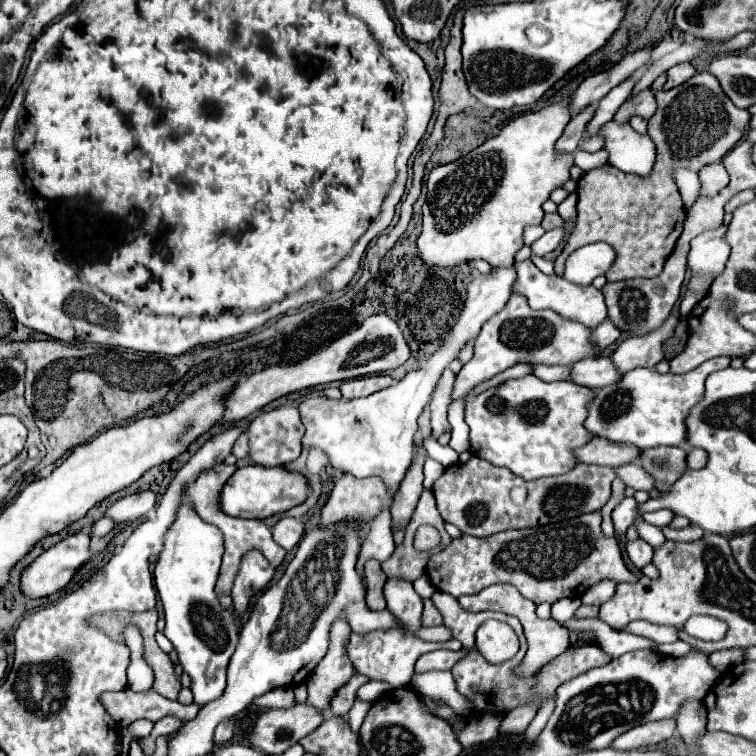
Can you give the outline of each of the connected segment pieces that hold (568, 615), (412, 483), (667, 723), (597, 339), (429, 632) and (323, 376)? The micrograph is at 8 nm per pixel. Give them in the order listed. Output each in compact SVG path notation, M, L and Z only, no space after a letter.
M561 598L557 602L553 602L551 608L551 618L553 620L571 620L575 610L581 606L579 598Z
M417 450L417 456L415 456L411 468L407 470L407 476L401 482L401 488L395 494L395 500L391 504L393 530L405 528L413 516L417 500L423 492L423 462L425 462L425 450Z
M663 720L663 722L649 722L643 726L635 726L621 736L617 736L611 742L611 748L615 750L633 750L643 748L651 744L659 744L663 740L669 740L675 734L675 720Z
M605 318L603 324L599 324L599 326L593 330L593 342L595 342L597 350L607 348L607 346L613 344L619 336L621 336L621 330L619 330L609 318Z
M435 626L435 628L419 628L417 636L425 642L441 642L441 640L449 640L451 632L445 626Z
M371 316L367 318L357 330L343 334L339 340L317 352L315 356L309 356L307 360L299 364L289 364L289 366L269 366L261 372L241 378L231 392L225 398L225 414L221 418L221 424L237 424L251 414L259 412L263 406L269 402L287 396L291 392L299 392L303 388L313 388L321 384L331 384L337 380L351 380L351 378L361 378L369 374L381 374L387 370L395 370L403 366L409 360L409 346L399 332L397 324L387 316Z

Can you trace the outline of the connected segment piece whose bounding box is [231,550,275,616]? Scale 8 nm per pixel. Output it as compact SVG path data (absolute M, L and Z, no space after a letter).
M259 550L247 552L247 556L241 562L241 570L235 578L235 586L231 592L233 608L235 608L237 616L247 612L251 598L267 586L267 582L273 578L273 574L275 574L273 566L267 562L267 558L263 554L259 554Z

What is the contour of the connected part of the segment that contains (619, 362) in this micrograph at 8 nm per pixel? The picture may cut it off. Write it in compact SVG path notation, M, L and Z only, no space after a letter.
M676 311L669 316L659 330L649 332L647 336L635 336L621 342L611 356L619 372L623 374L633 368L653 368L657 362L661 362L663 360L661 344L667 336L671 336L671 330L676 326L679 316L680 312Z

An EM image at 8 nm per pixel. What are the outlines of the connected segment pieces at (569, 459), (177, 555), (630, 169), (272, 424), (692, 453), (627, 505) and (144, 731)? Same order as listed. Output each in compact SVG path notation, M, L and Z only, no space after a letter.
M529 374L525 378L509 380L493 386L481 394L469 396L465 400L465 422L471 428L471 452L495 466L509 468L513 474L535 480L545 476L559 476L575 468L575 450L587 444L595 434L591 434L583 422L587 418L587 408L595 398L595 390L575 384L575 382L543 382L541 378Z
M183 500L173 528L165 536L165 548L155 566L155 586L165 608L167 626L163 634L173 642L183 672L191 678L193 702L203 706L223 694L225 672L239 638L239 620L227 612L217 596L215 582L225 546L217 526L203 522Z
M609 122L599 132L605 136L609 164L627 174L649 176L655 164L655 144L649 136L639 136L629 124Z
M279 406L269 412L261 412L249 424L249 438L251 438L251 452L249 462L259 466L283 466L291 460L299 458L301 454L301 438L305 434L303 422L299 418L299 410L295 406Z
M691 448L687 454L687 466L691 470L699 470L705 468L705 464L707 464L707 452L703 448Z
M625 498L625 500L613 510L613 524L615 524L617 536L623 536L625 530L633 524L635 514L637 514L635 510L637 510L635 498Z
M135 720L133 724L127 726L127 730L129 730L129 734L133 736L133 740L139 740L139 738L145 738L145 736L151 734L153 722L151 722L151 720Z

